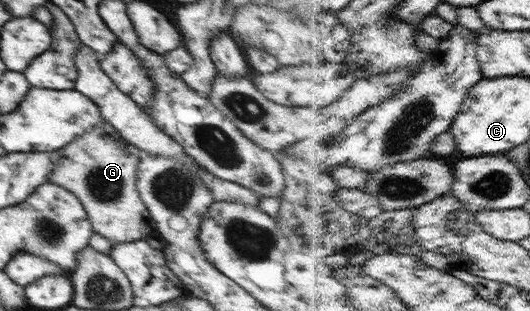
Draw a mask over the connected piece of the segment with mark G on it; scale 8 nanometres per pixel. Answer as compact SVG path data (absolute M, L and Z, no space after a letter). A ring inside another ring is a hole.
M101 120L83 137L62 147L56 168L48 175L49 182L73 192L83 204L94 233L110 242L125 243L143 240L156 234L156 225L136 188L138 163L142 152L126 142L109 122Z

